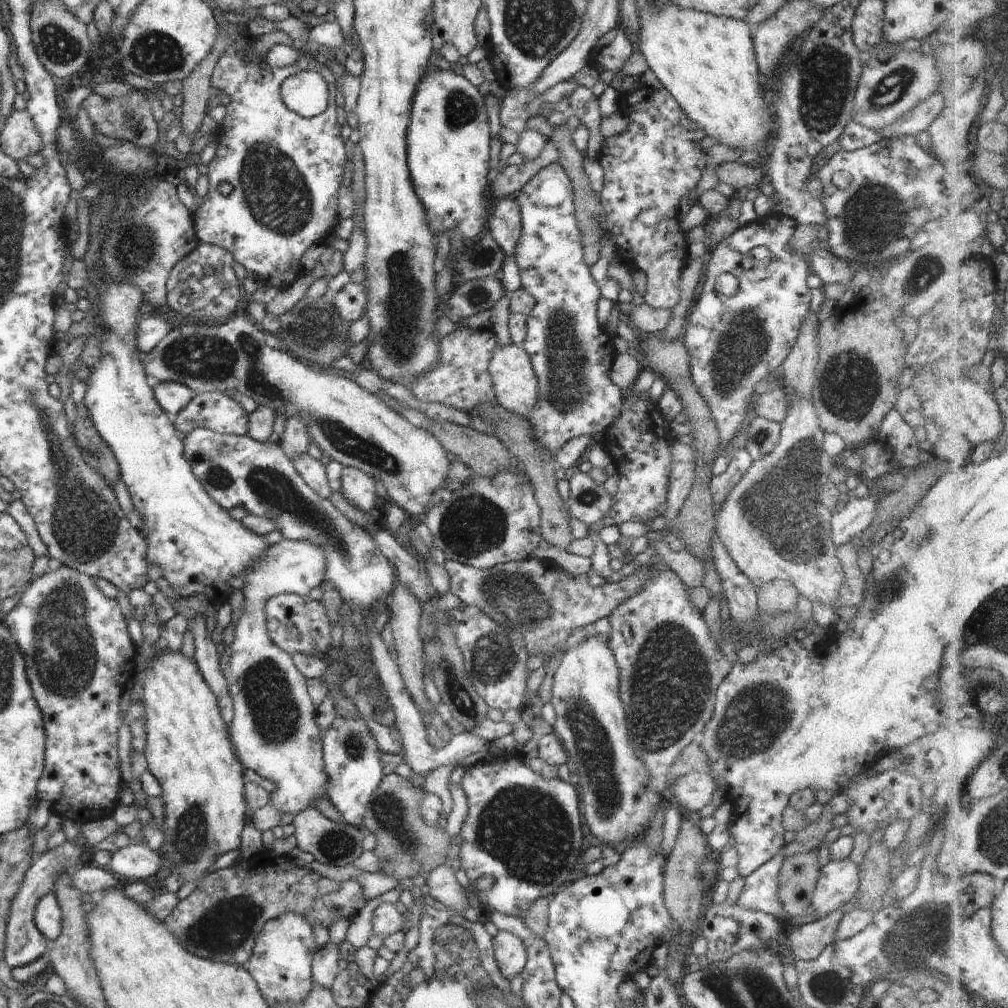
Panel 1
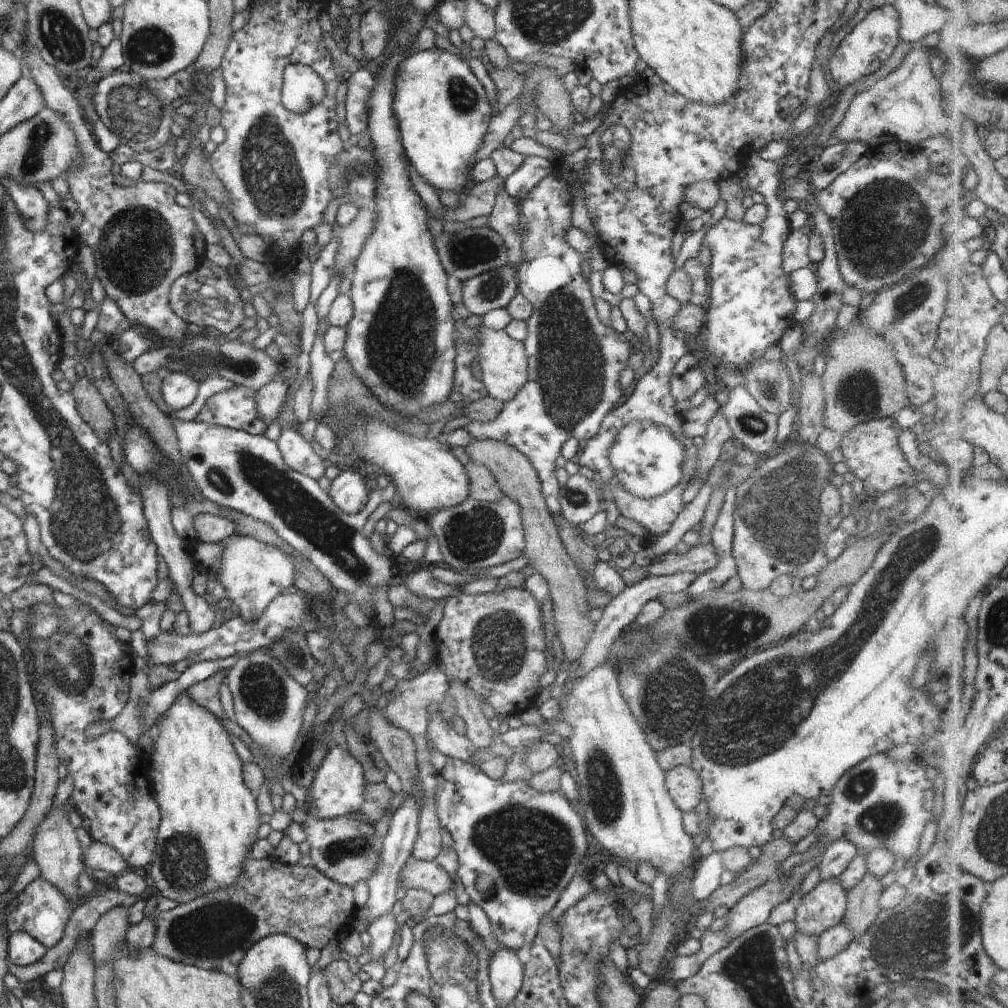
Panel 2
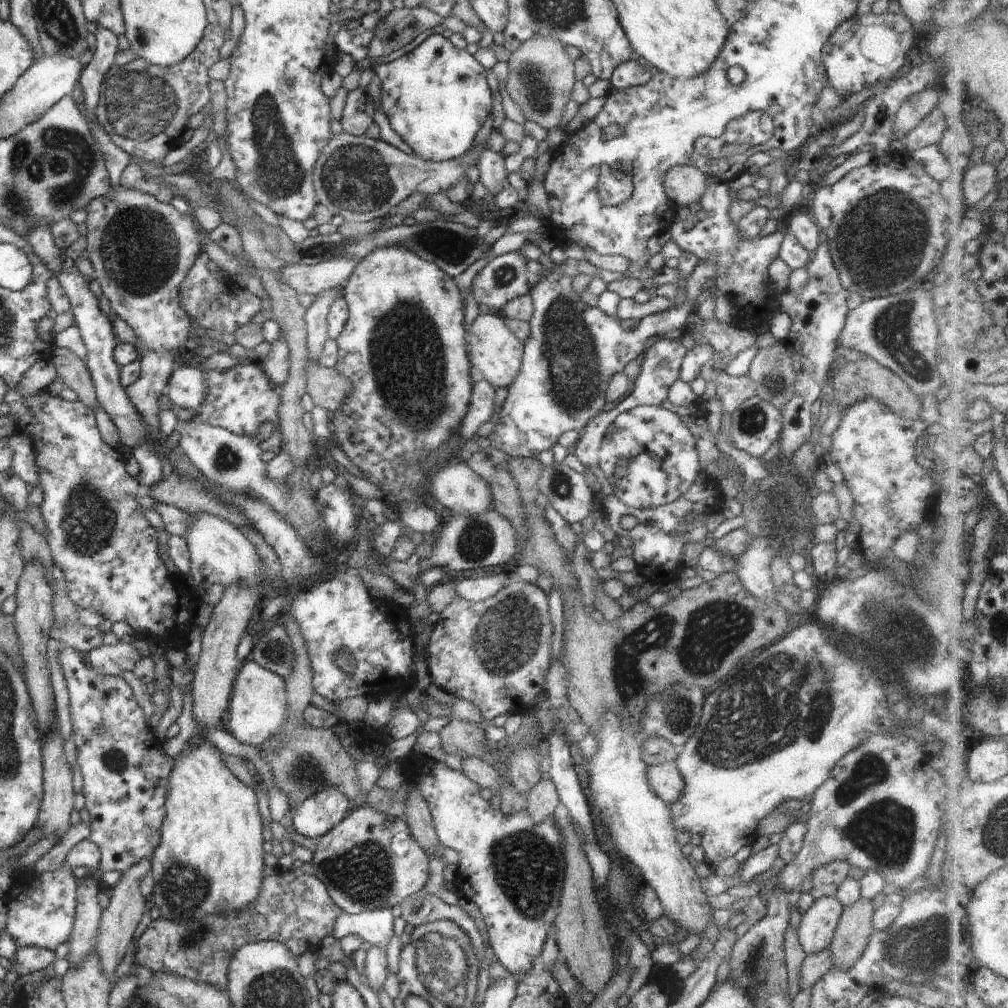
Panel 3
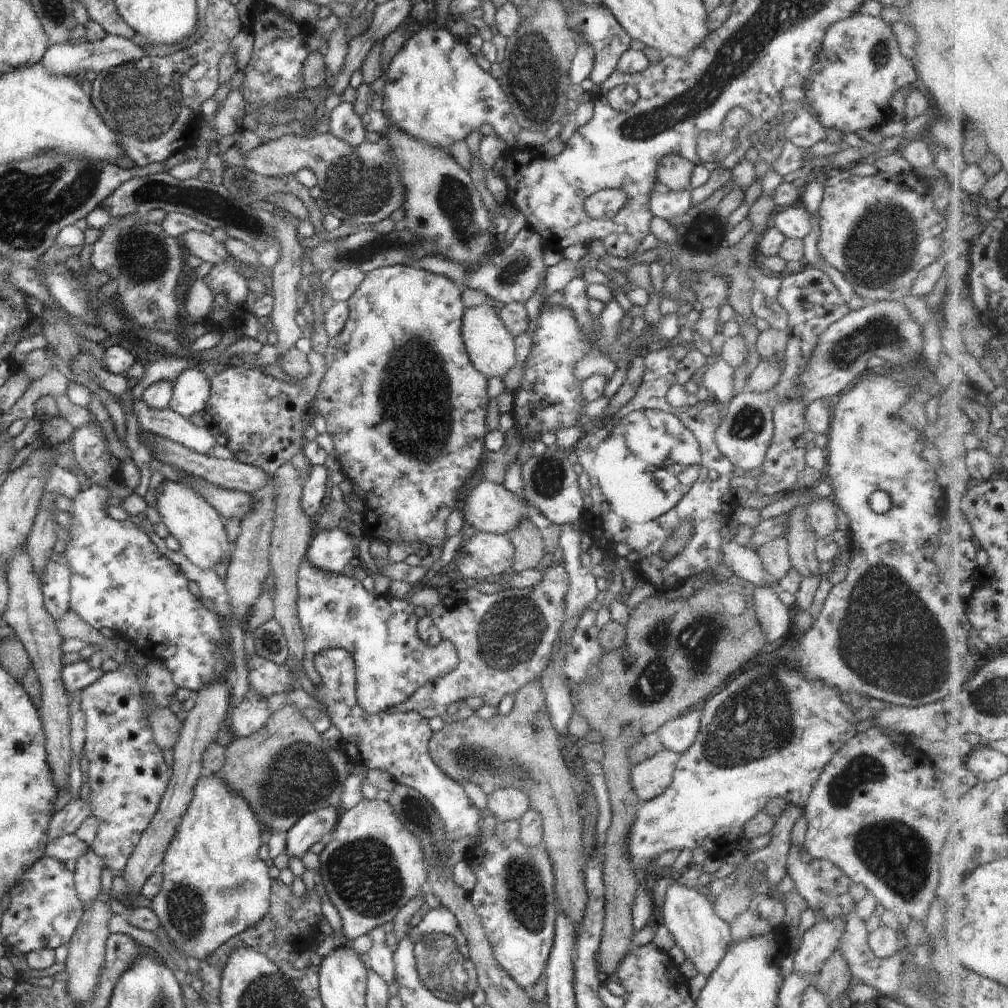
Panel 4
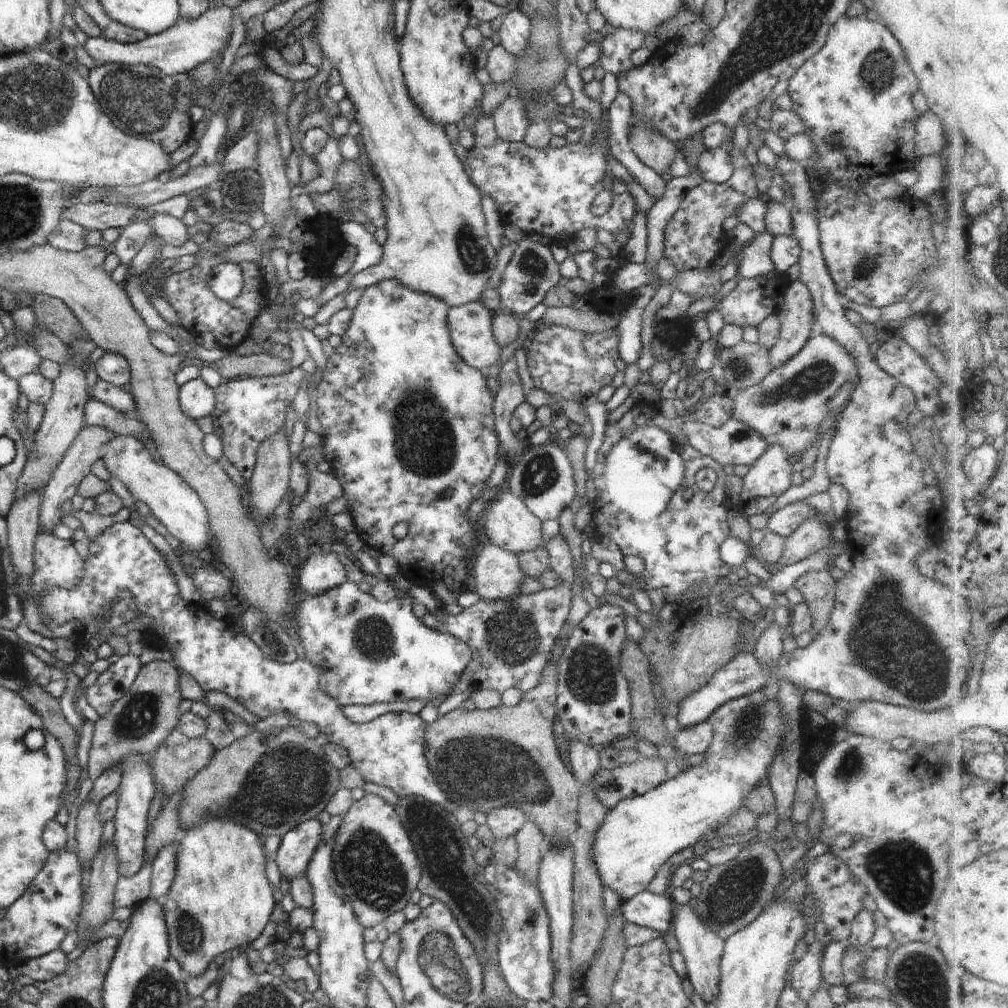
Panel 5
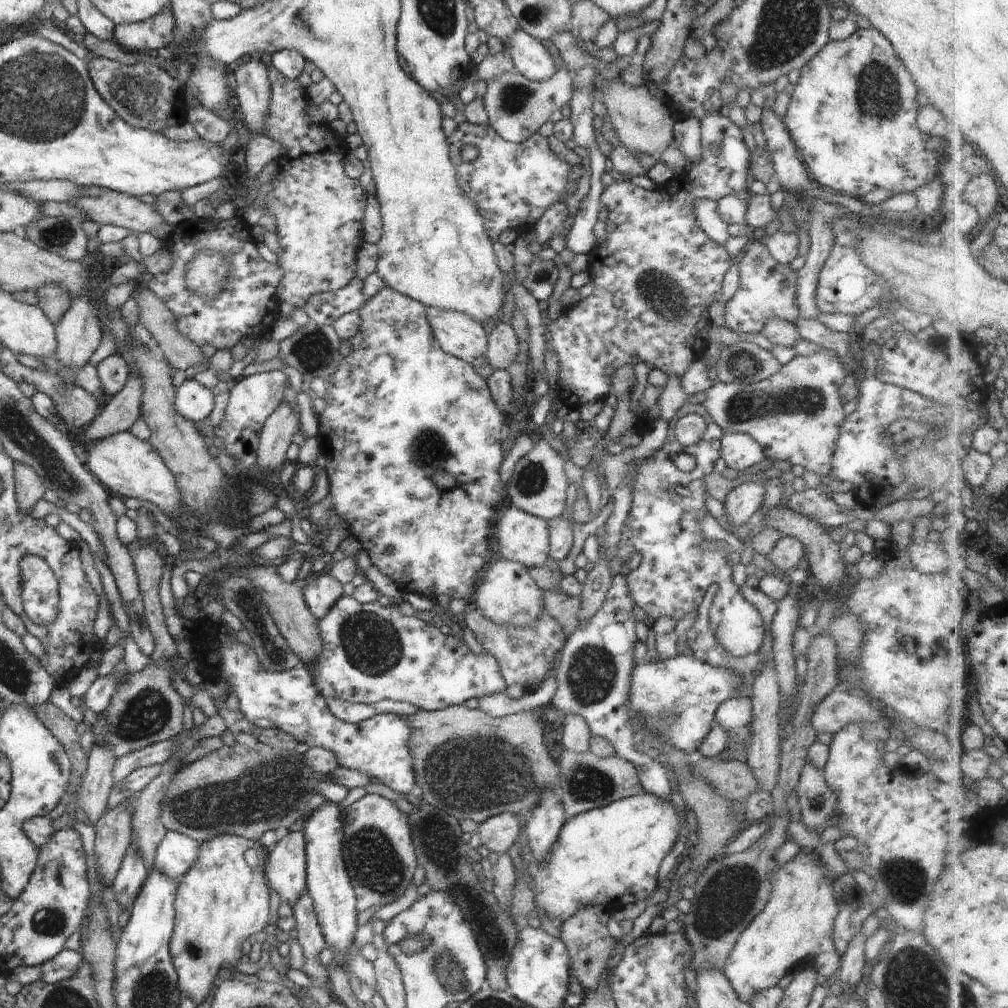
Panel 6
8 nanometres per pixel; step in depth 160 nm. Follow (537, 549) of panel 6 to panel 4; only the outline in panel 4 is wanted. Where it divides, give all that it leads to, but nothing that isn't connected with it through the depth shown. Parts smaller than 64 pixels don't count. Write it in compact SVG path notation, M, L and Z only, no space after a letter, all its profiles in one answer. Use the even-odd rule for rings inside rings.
M483 480L476 488L469 489L465 499L466 507L462 508L462 512L466 523L485 533L506 535L516 530L528 517L529 508L517 494L490 481Z

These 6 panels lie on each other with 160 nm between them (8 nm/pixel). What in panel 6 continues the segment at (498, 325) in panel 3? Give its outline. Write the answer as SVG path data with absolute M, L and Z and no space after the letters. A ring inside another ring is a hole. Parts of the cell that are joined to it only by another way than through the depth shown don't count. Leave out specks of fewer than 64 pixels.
M428 307L426 318L434 338L447 354L468 363L485 356L489 328L482 322L460 312L435 307Z

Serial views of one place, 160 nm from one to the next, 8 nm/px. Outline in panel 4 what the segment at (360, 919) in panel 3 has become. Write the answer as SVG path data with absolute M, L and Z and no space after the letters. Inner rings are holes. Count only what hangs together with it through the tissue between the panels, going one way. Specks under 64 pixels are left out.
M383 926L376 927L369 933L373 943L368 952L367 968L382 977L388 984L395 982L395 966L393 963L393 948L386 946Z

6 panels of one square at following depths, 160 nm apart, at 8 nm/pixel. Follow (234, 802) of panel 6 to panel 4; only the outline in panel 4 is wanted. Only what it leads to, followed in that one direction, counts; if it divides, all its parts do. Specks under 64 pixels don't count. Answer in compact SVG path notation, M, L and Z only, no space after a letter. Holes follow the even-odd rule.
M286 704L283 708L279 709L275 713L270 715L268 722L258 730L257 733L251 734L247 737L237 737L228 746L226 746L226 758L225 764L222 768L214 774L217 774L219 779L227 783L227 786L234 792L241 794L241 797L250 805L252 812L257 815L257 819L263 828L269 828L270 832L285 834L298 822L299 818L302 818L306 813L311 813L312 811L323 809L326 807L336 807L339 808L341 792L344 783L349 777L349 771L347 765L349 763L346 754L342 751L342 748L330 747L327 743L322 742L321 733L319 733L307 720L304 715L299 711L295 704Z

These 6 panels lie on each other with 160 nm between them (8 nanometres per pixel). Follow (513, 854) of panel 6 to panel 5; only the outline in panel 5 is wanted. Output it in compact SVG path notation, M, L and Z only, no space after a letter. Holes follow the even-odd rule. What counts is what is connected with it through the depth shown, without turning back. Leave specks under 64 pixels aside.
M758 689L753 693L735 698L719 706L707 720L713 726L713 739L704 753L705 761L684 773L667 779L647 793L622 799L605 814L604 820L593 834L593 865L596 867L603 886L618 894L621 902L646 891L652 878L668 859L680 850L694 846L702 834L715 830L733 812L743 806L743 798L758 783L764 782L767 770L777 748L783 741L783 717L777 698L771 701Z

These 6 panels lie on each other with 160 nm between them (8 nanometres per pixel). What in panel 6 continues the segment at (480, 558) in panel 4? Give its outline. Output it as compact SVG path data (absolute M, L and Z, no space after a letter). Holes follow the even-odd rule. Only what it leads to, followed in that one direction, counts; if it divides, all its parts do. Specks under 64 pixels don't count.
M497 553L486 566L482 580L474 590L472 606L496 624L512 624L522 628L534 626L542 610L545 610L543 592L530 578L526 566L506 560Z

